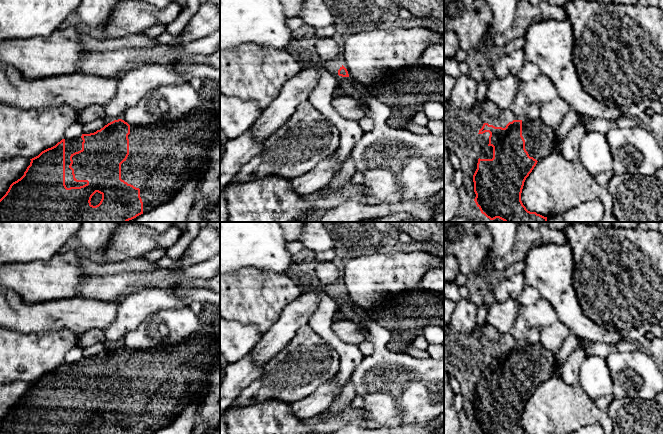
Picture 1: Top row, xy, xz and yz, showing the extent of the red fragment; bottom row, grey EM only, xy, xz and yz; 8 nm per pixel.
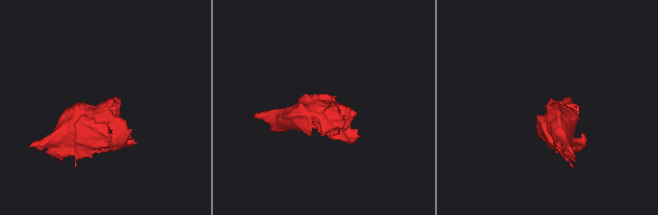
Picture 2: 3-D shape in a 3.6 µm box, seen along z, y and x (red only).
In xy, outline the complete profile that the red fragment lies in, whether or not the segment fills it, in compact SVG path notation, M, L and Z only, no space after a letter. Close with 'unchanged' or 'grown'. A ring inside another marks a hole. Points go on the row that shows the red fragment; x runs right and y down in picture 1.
M205 79L204 85L198 91L198 94L201 100L199 107L177 120L135 126L129 125L122 119L118 119L108 123L94 133L82 134L81 137L73 140L62 139L55 146L42 151L38 156L30 159L30 165L24 172L24 175L13 182L6 194L0 199L0 222L128 222L152 210L157 205L170 200L199 170L202 158L208 158L211 161L210 153L205 150L205 145L211 144L213 148L219 141L220 113L214 108L213 101L216 99L220 100L220 82ZM96 192L102 195L102 199L98 205L93 206L90 201Z; grown

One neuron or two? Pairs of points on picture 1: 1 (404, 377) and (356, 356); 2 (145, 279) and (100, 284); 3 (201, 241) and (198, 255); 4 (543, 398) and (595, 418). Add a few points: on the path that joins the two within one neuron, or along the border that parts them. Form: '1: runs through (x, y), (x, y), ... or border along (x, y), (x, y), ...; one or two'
1: border along (364, 357), (350, 377); two
2: runs through (134, 279), (126, 280), (120, 284), (111, 284); one
3: runs through (201, 244), (201, 249), (198, 252); one
4: runs through (557, 398), (575, 399), (584, 404); one

